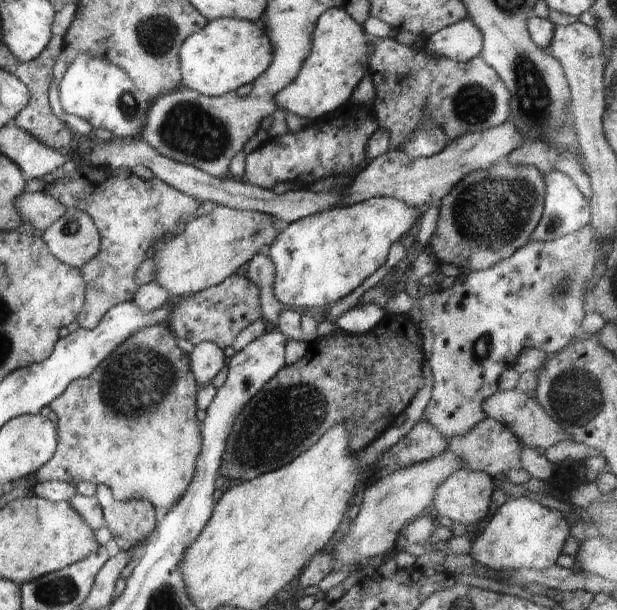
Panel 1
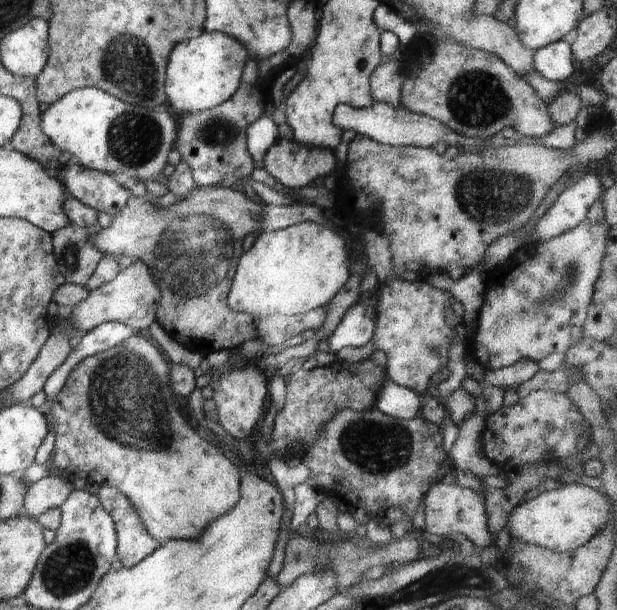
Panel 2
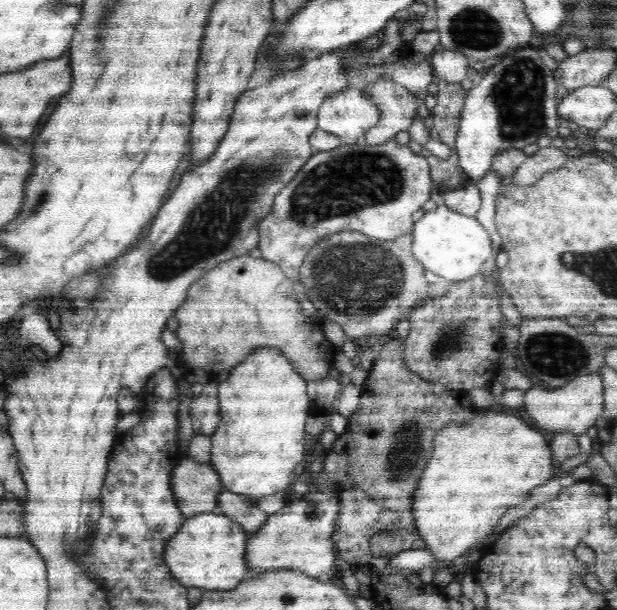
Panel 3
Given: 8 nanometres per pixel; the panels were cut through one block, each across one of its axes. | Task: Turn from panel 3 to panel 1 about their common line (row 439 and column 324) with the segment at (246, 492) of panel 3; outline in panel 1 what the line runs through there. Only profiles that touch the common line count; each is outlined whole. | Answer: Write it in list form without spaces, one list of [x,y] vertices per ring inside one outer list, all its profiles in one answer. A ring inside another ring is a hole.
[[[374,197],[346,207],[331,208],[308,215],[289,223],[265,250],[276,266],[274,294],[278,302],[286,308],[322,308],[324,304],[332,304],[348,296],[386,262],[390,246],[408,233],[422,215],[423,210],[402,200]]]

